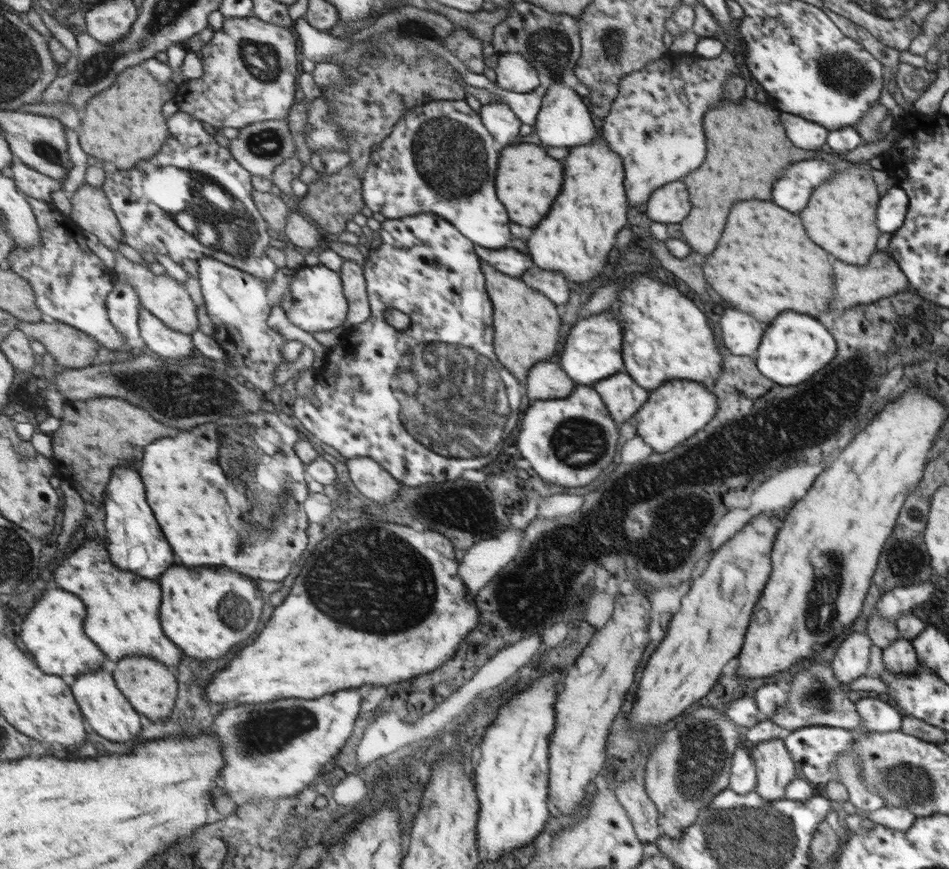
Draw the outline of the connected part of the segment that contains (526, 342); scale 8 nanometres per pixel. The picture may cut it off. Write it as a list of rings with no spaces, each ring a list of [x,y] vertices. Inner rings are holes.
[[[478,258],[478,261],[484,278],[485,290],[492,304],[492,347],[494,355],[497,356],[497,360],[501,364],[505,365],[505,368],[508,368],[508,371],[514,377],[517,377],[517,380],[527,383],[529,370],[535,366],[535,362],[539,363],[539,360],[545,361],[549,359],[551,352],[555,350],[553,344],[559,338],[559,330],[557,330],[559,328],[559,314],[555,314],[555,308],[553,308],[551,301],[538,290],[529,288],[518,277],[510,277],[499,272],[480,258]]]

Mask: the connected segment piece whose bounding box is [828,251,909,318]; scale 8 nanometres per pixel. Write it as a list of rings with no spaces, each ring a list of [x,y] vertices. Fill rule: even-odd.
[[[877,251],[867,263],[852,265],[840,260],[835,260],[837,276],[835,276],[835,288],[833,288],[832,302],[828,308],[839,318],[843,310],[856,304],[867,304],[882,299],[893,293],[909,290],[908,282],[897,263],[884,251]]]

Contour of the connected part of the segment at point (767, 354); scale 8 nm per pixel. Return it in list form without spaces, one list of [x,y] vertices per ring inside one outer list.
[[[781,312],[773,324],[767,324],[754,361],[761,376],[773,380],[775,384],[795,386],[811,378],[819,368],[823,368],[830,360],[835,360],[836,356],[836,337],[833,332],[829,332],[829,328],[825,328],[825,324],[821,324],[821,320],[813,320],[805,314]]]

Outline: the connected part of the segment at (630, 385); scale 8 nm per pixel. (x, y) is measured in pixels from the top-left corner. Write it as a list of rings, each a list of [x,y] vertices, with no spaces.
[[[623,372],[617,376],[609,376],[609,380],[601,379],[591,386],[600,393],[606,409],[612,413],[612,419],[618,423],[636,414],[648,400],[649,391],[641,388],[631,377]]]

